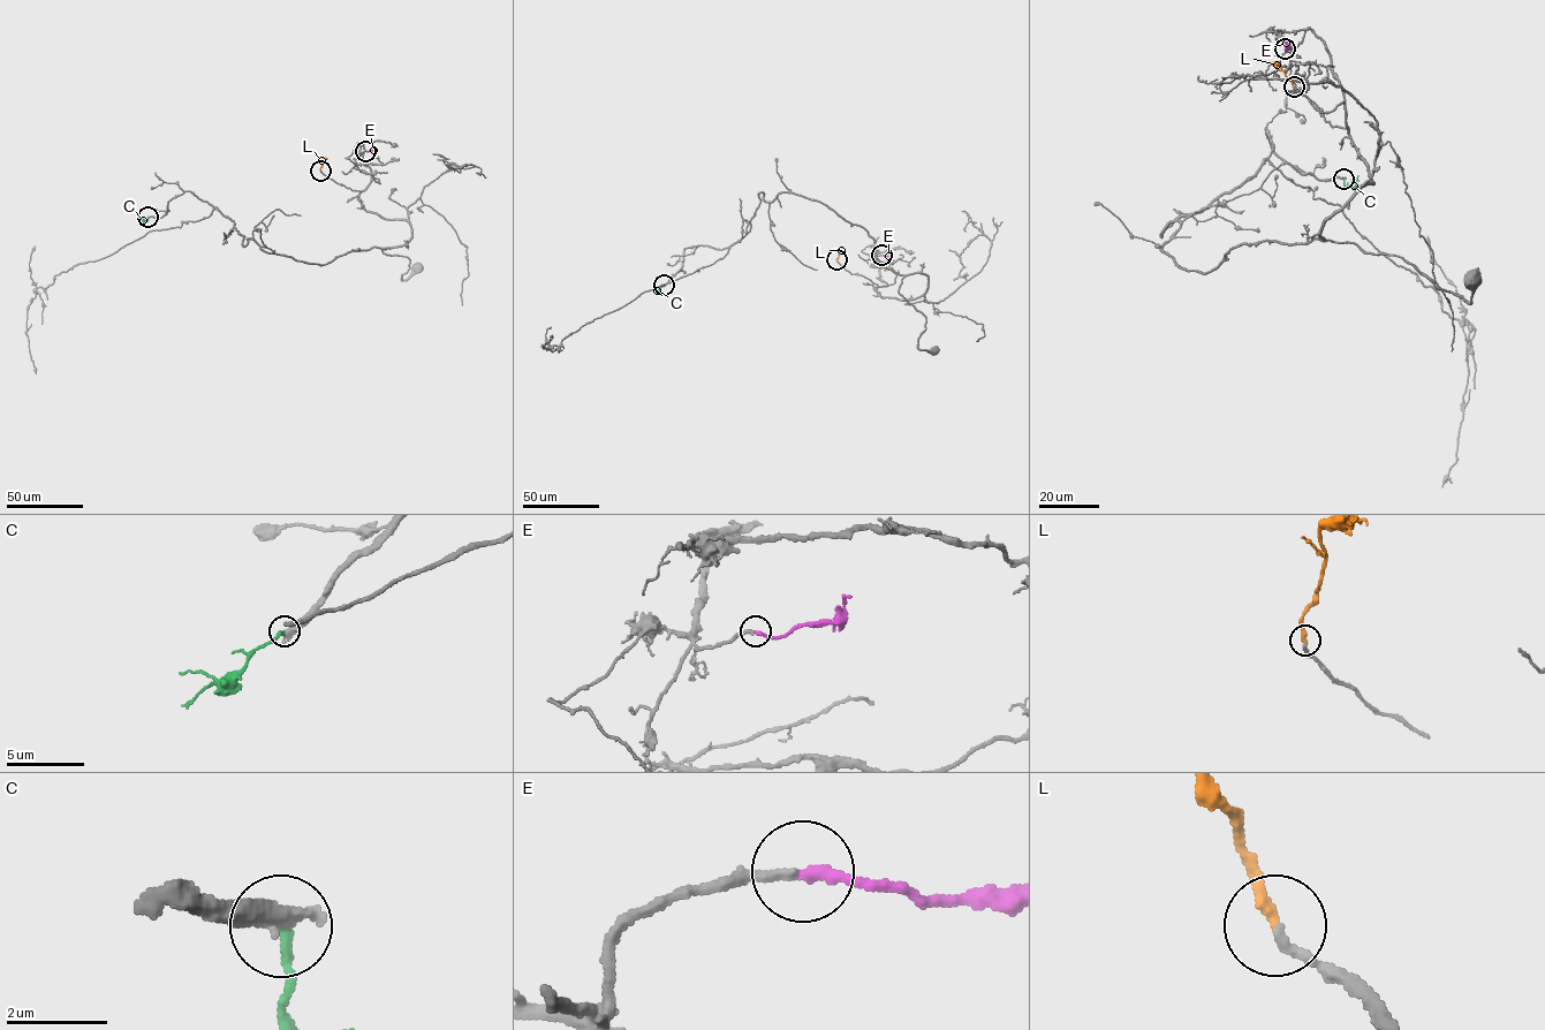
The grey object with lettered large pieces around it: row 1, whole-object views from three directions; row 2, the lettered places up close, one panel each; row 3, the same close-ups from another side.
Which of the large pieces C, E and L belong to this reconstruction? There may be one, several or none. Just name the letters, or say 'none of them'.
E, L

